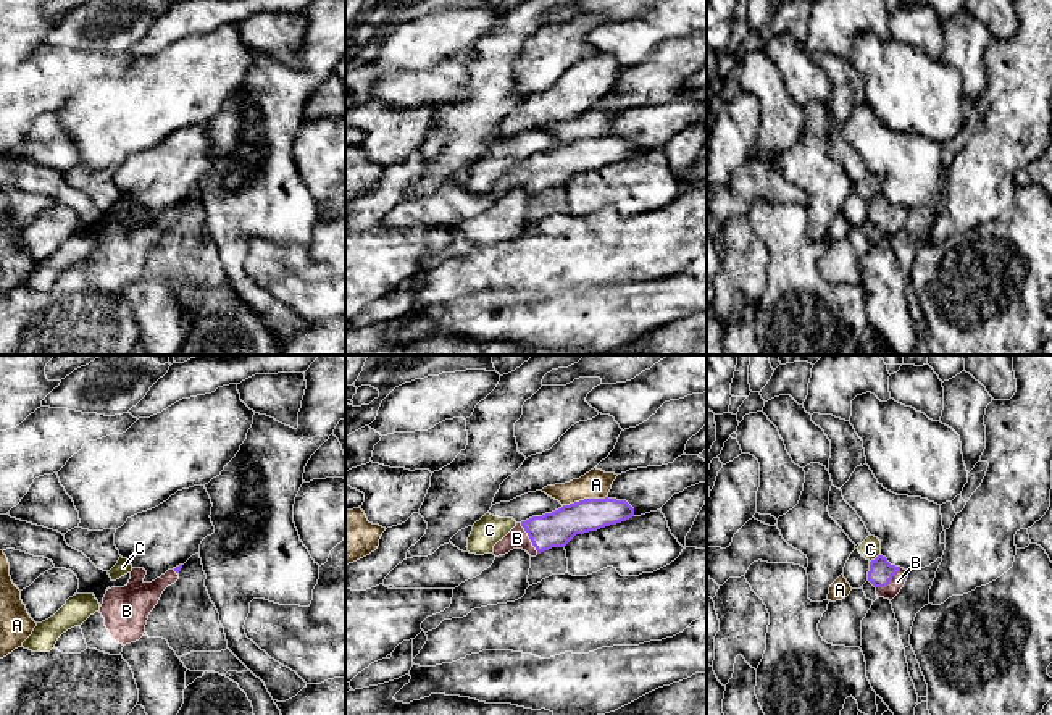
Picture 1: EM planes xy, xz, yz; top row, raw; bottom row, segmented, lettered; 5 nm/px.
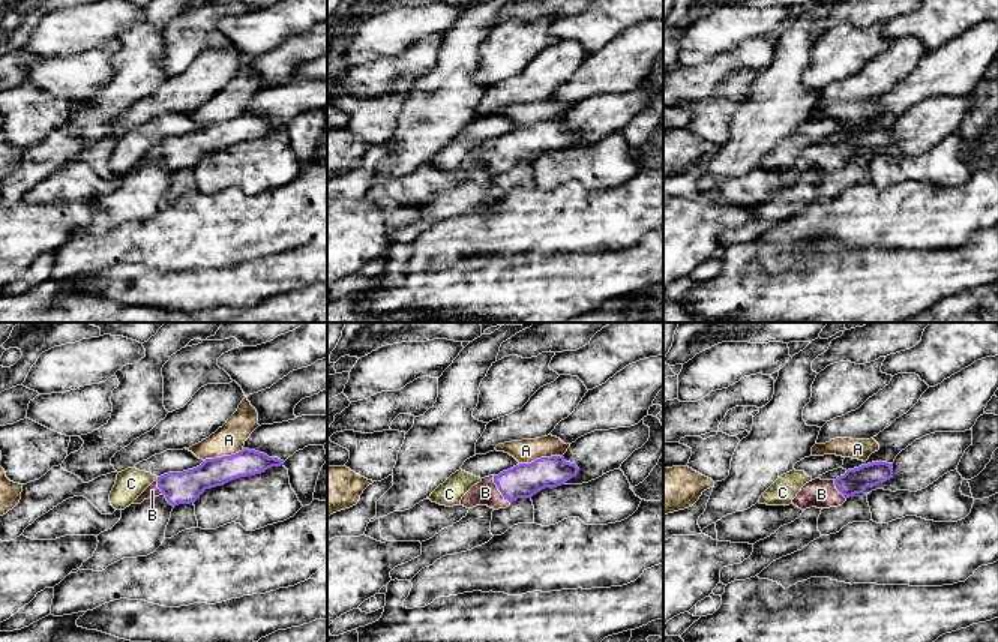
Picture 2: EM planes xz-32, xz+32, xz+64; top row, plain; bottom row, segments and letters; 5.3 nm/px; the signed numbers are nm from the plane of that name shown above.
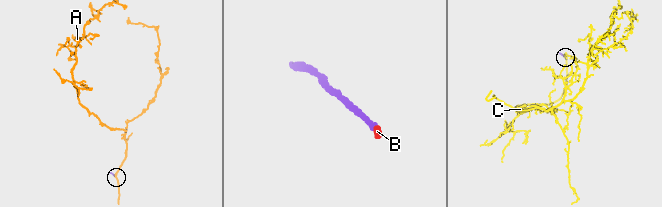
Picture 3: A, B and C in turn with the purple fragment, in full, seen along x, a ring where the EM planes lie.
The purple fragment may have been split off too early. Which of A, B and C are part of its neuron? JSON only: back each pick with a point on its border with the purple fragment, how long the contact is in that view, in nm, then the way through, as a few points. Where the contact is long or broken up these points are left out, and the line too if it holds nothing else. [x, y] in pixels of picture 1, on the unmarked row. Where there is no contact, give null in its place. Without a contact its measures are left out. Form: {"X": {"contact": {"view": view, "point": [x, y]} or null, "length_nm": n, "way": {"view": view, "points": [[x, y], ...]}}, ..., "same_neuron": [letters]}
{"B": {"contact": {"view": "xz", "point": [530, 176]}, "length_nm": 180, "way": {"view": "xz", "points": [[552, 168], [530, 176], [517, 176]]}}, "same_neuron": ["B"]}

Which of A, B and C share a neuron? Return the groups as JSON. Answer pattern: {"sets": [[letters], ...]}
{"sets": [["A"], ["B"], ["C"]]}

